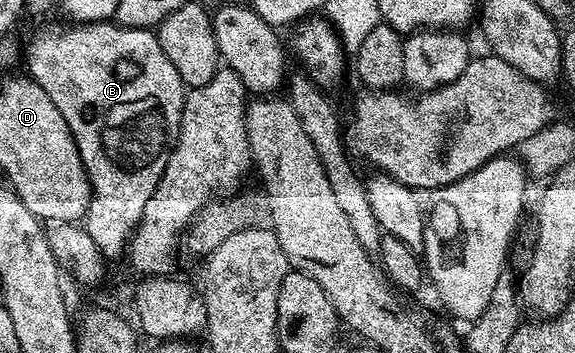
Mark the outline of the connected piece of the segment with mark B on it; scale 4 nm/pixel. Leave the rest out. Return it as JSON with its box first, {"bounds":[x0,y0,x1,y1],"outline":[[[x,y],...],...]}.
{"bounds":[23,20,187,259],"outline":[[[112,20],[92,21],[90,25],[61,25],[45,25],[35,30],[29,50],[26,53],[24,50],[23,61],[29,64],[28,76],[47,91],[51,103],[59,107],[59,115],[63,115],[67,127],[71,127],[75,147],[79,147],[83,167],[93,188],[83,226],[102,256],[111,259],[126,252],[129,238],[143,219],[147,199],[155,195],[155,187],[181,130],[187,86],[179,71],[175,71],[171,59],[163,55],[163,47],[159,47],[153,29],[128,29]]]}

